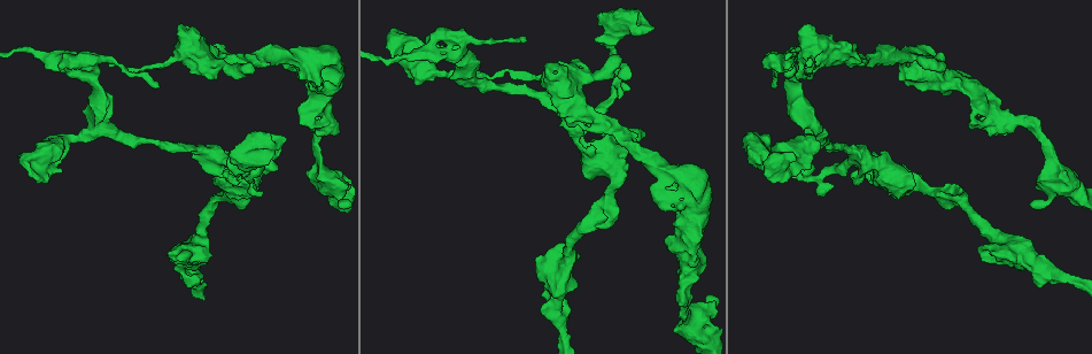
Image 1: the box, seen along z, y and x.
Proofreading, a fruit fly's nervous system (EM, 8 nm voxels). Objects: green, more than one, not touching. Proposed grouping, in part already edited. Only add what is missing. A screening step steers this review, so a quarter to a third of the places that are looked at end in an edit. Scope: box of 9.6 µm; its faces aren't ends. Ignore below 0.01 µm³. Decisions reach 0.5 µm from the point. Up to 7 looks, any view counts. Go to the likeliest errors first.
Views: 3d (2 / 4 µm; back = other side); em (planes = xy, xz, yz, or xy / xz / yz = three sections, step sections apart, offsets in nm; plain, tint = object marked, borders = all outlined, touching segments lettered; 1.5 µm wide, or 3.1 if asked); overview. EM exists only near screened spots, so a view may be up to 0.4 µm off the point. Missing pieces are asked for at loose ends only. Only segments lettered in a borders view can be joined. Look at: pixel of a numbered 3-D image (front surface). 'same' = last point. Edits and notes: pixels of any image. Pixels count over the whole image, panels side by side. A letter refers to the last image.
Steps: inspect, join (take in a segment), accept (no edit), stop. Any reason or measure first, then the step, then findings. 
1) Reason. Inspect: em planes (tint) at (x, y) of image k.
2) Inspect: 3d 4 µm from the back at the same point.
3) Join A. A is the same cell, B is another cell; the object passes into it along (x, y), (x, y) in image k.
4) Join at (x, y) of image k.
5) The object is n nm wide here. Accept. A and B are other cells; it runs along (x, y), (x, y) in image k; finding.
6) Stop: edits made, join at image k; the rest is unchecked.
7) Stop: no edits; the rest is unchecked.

Free end. Inspect: em xz step 8 (tint) at (262, 167) of image 1.

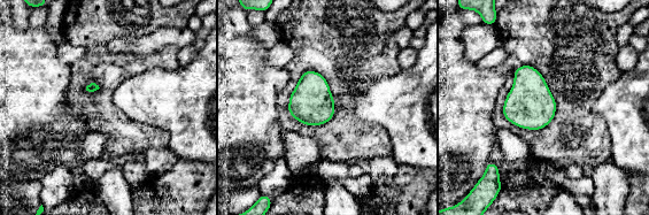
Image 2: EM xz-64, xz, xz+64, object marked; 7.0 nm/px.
Cut it another way. Inspect: em planes (borders) at the same point.

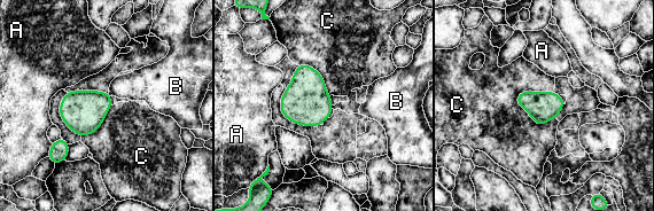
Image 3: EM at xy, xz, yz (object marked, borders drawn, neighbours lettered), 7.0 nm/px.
The longest contact is with C, 320 nm. Accept. A, B and C are other cells; no lettered segment goes on from it.

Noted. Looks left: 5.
An open end. Inspect: em xy step 8 (borders) at (844, 40) of image 1.

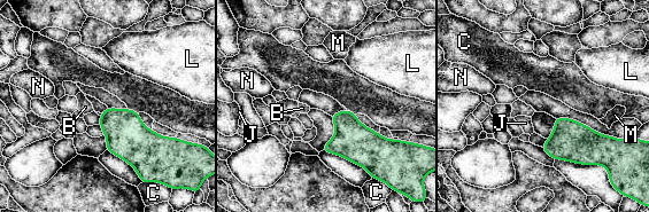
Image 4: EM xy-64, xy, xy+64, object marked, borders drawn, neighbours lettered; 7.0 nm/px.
Inspect: em planes (borders) at the same point.

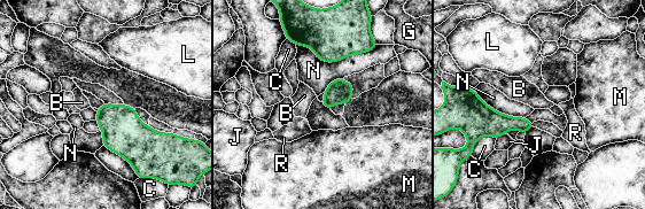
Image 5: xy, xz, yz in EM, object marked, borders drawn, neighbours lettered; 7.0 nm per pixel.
The longest contact is with N, 600 nm. Accept. B, C, G, J, L, M, N and R are other cells; a border runs along (296, 44), (326, 62), (378, 46) in image 5; no lettered segment goes on from it.

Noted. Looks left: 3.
Thick end. Inspect: em planes (borders) at (908, 193) of image 1.

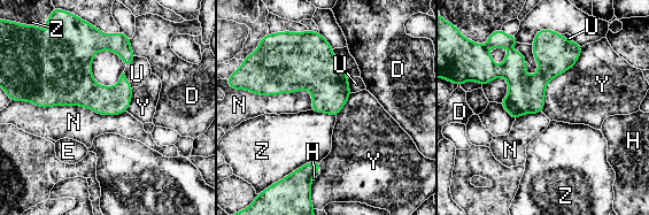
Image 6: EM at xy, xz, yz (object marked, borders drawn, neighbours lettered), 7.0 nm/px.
Accept. D, E, H, N, U, Y and Z are other cells; a border runs along (319, 161), (309, 161), (284, 177) in image 6; no lettered segment goes on from it.

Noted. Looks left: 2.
Stop: no edits; the rest is unchecked.

